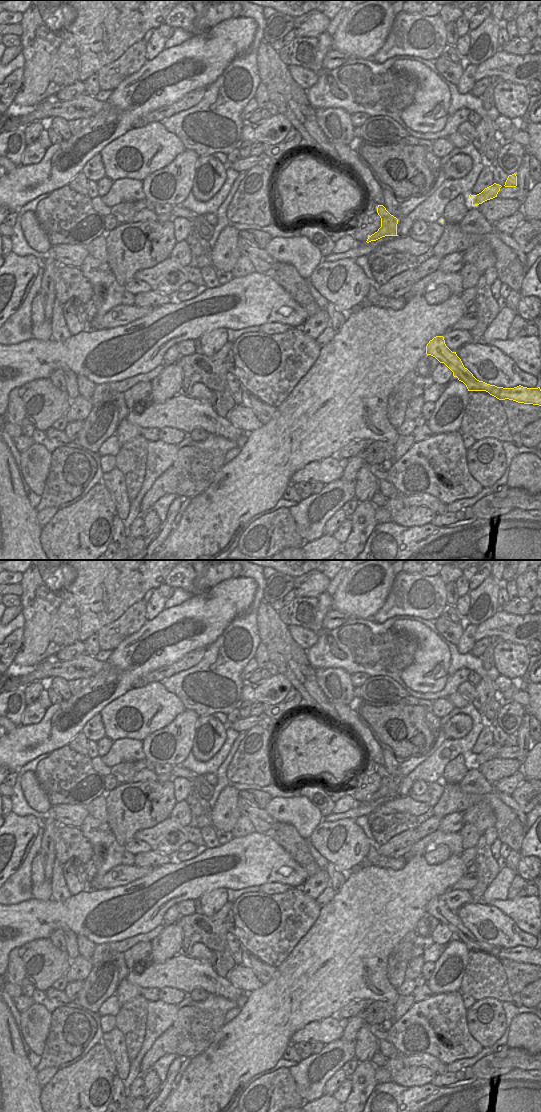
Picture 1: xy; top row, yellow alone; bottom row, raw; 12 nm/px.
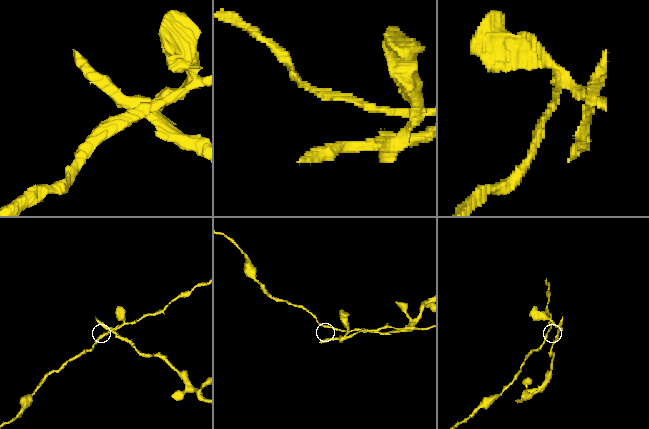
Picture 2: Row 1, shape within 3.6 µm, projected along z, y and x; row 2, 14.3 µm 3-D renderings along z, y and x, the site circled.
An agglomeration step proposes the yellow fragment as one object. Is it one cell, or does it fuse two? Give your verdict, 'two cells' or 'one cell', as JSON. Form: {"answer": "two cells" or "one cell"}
{"answer": "two cells"}

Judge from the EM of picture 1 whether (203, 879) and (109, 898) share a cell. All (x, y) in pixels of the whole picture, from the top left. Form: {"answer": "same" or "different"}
{"answer": "same"}

